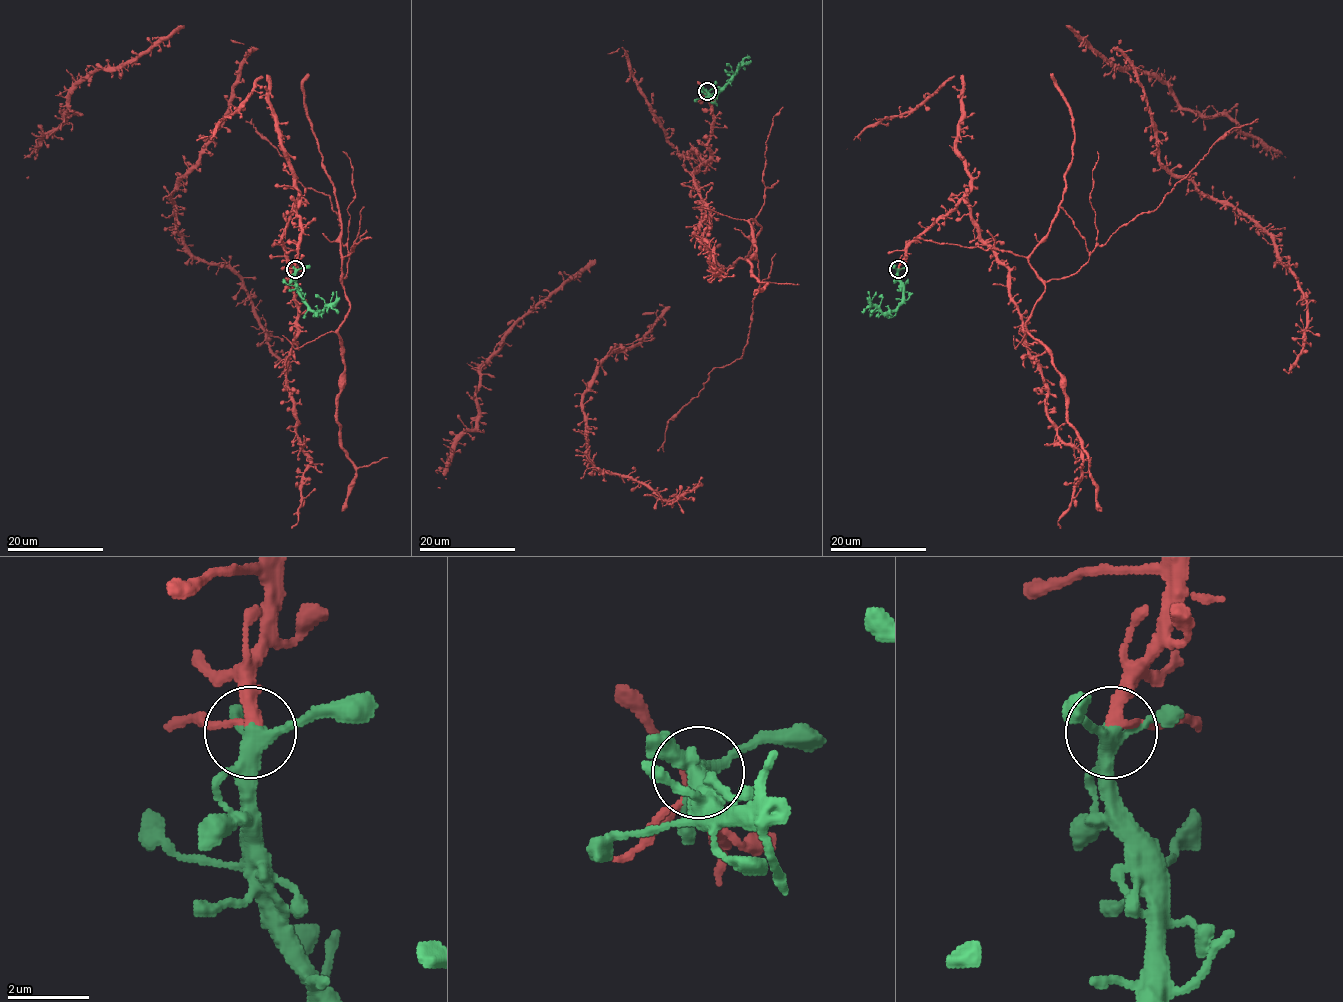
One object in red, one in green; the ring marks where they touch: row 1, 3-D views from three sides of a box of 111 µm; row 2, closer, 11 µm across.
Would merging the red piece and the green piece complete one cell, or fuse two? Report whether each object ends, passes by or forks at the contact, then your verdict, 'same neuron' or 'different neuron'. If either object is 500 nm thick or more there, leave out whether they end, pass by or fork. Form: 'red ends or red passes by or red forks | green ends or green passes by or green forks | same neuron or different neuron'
red passes by | green forks | same neuron

